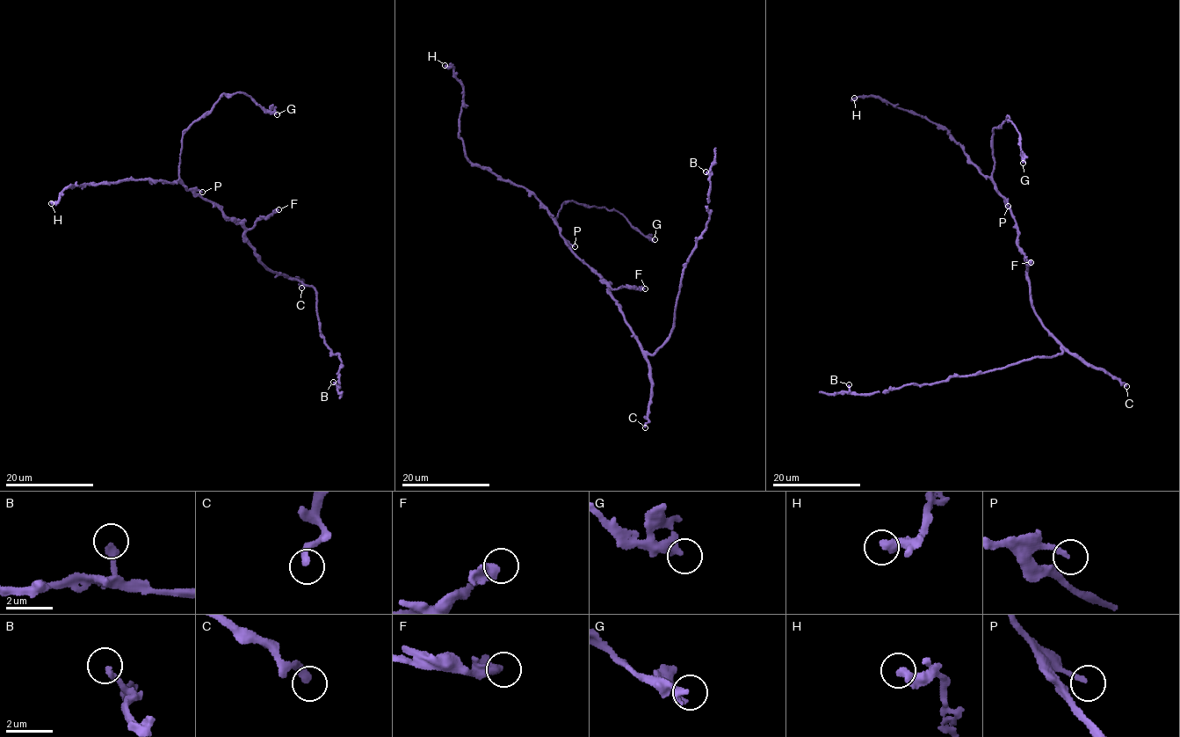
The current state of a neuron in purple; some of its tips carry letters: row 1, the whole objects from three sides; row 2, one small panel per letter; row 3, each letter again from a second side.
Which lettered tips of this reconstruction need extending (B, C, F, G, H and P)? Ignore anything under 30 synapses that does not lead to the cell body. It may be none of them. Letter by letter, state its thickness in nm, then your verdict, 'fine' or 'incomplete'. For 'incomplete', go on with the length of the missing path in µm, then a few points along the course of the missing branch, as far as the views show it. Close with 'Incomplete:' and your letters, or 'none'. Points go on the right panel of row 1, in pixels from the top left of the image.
B: 240 nm | fine
C: 280 nm | fine
F: 440 nm | fine
G: 240 nm | fine
H: 400 nm | fine
P: 200 nm | fine
Incomplete: none

